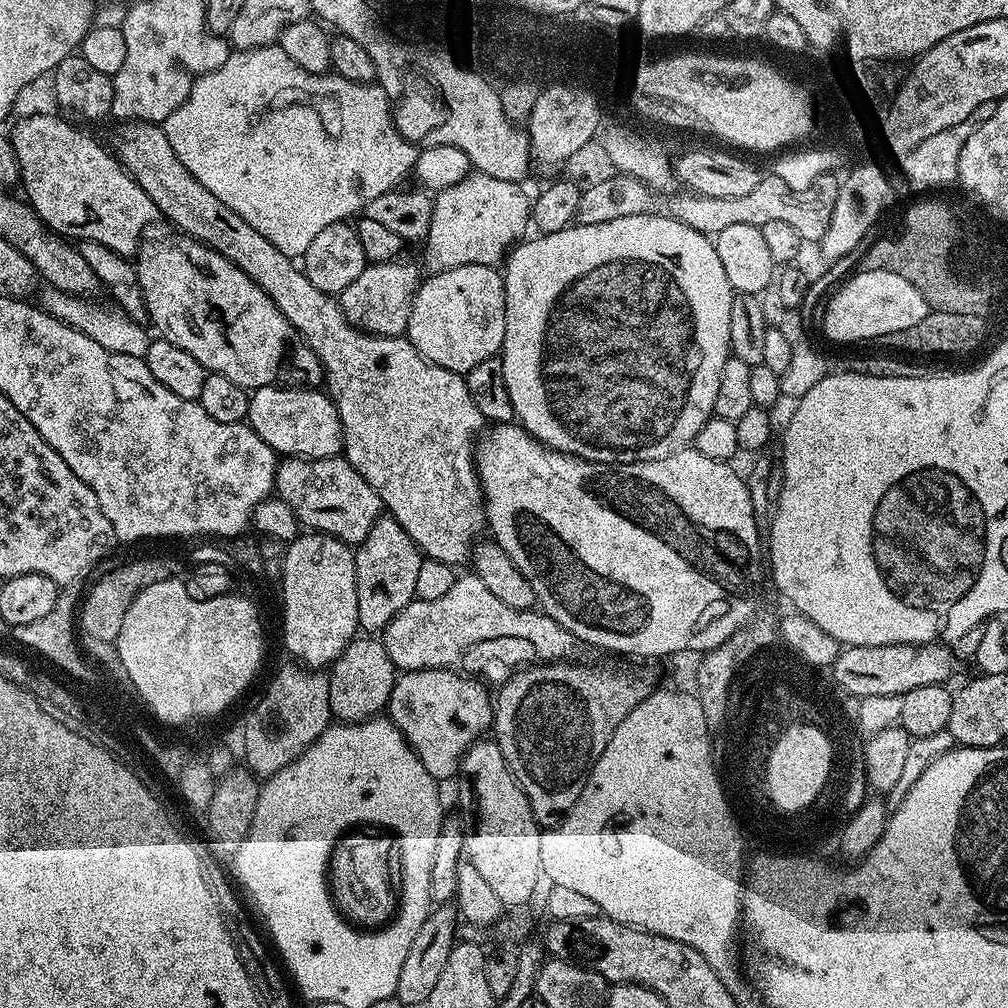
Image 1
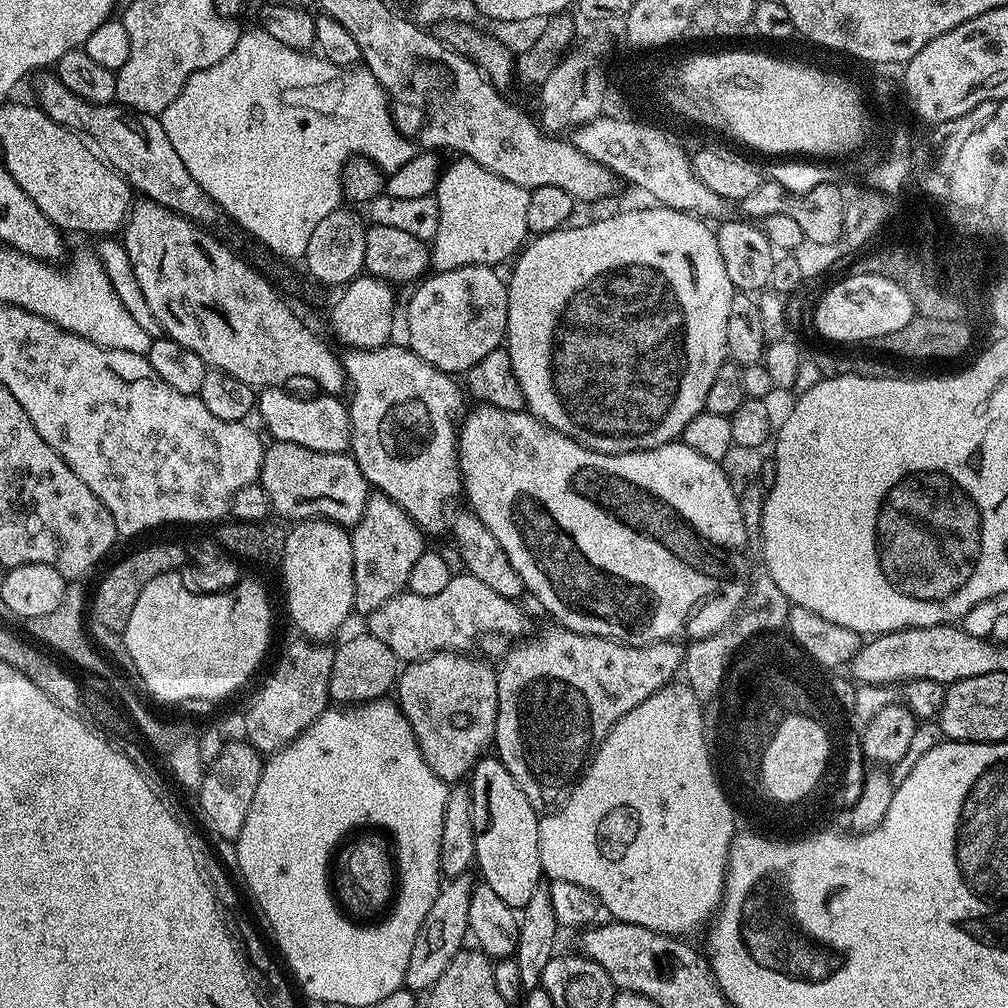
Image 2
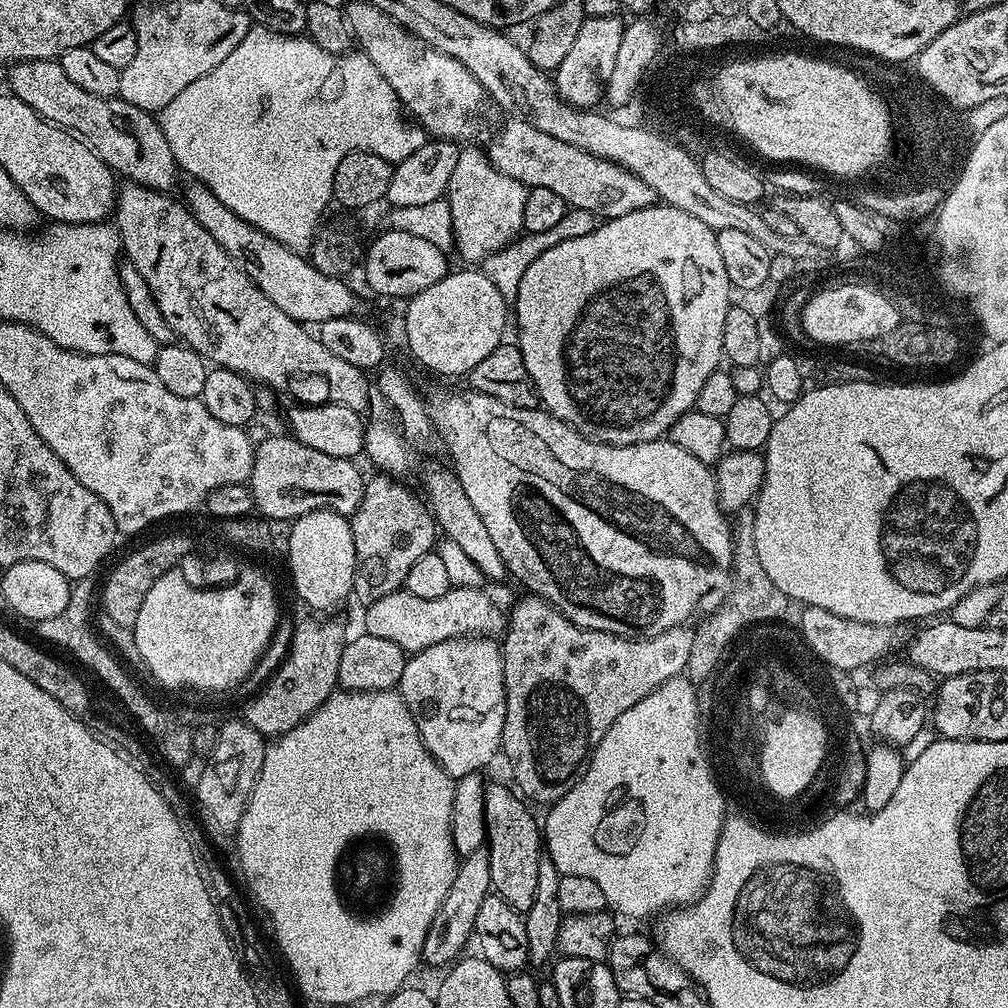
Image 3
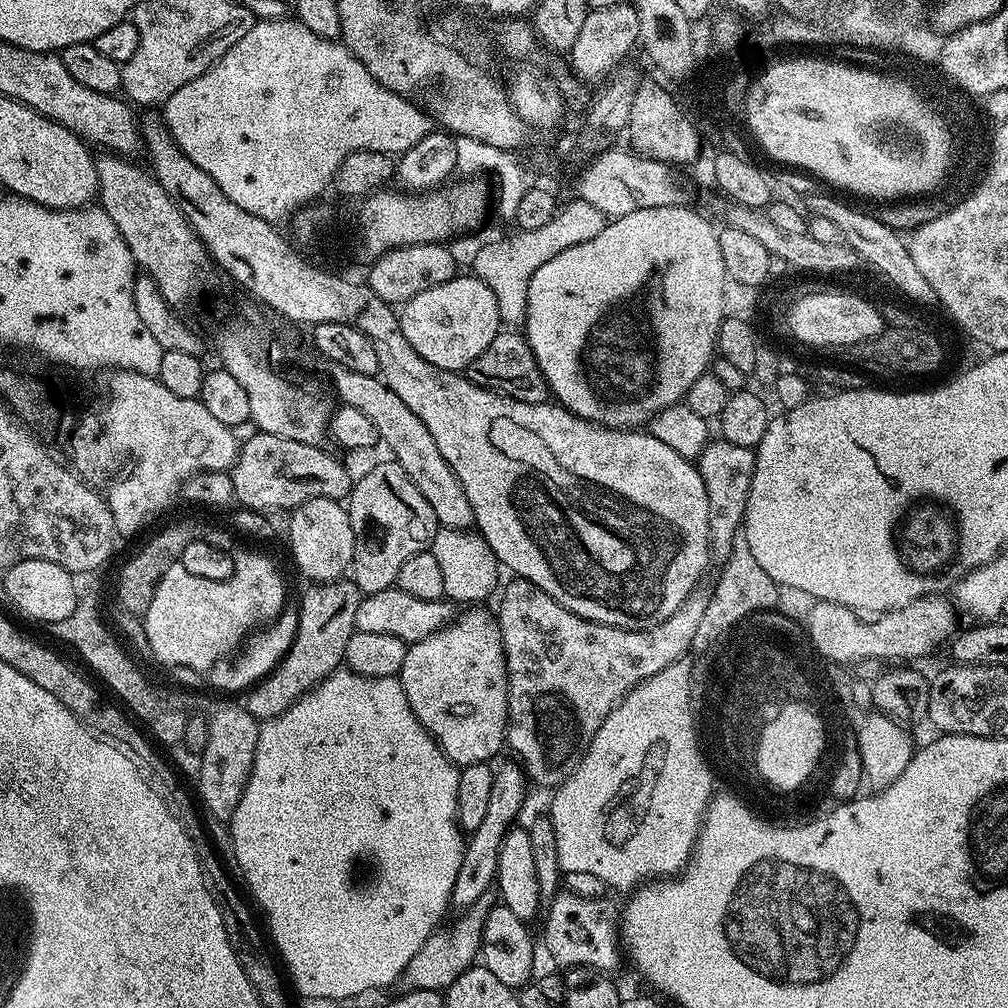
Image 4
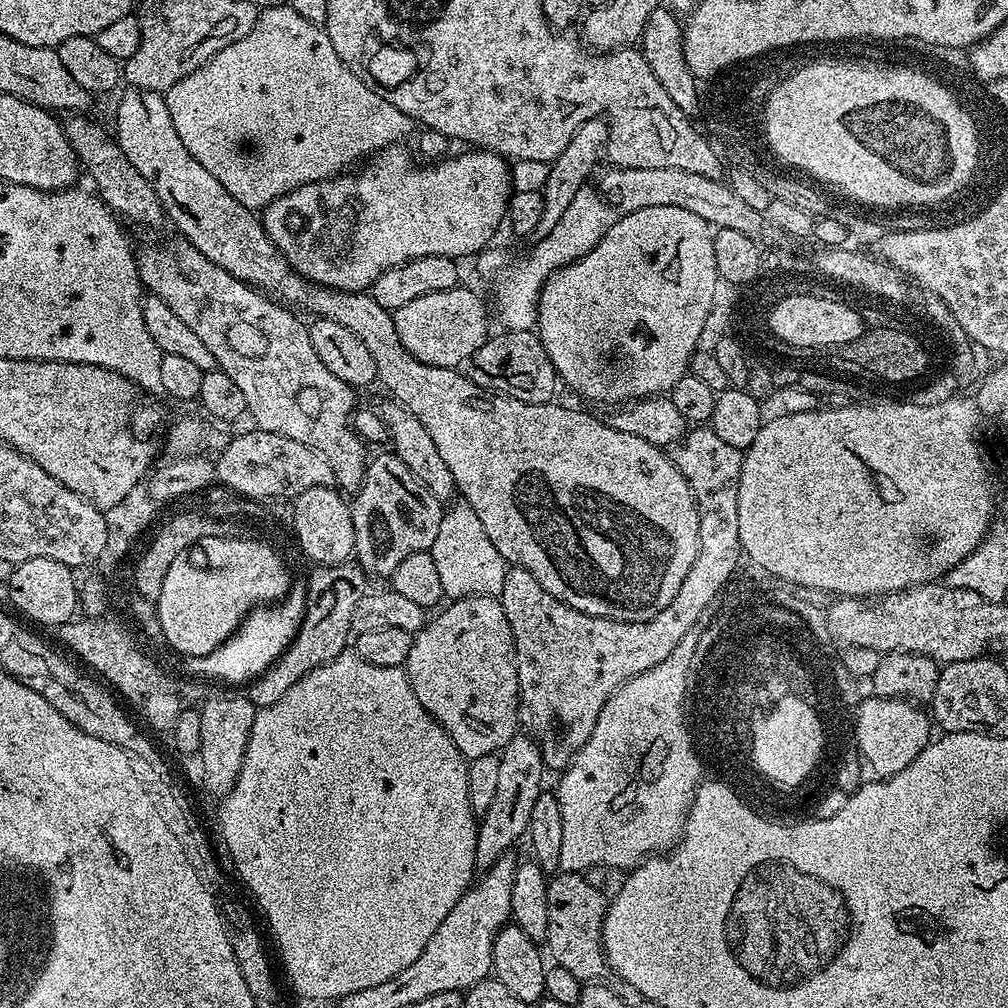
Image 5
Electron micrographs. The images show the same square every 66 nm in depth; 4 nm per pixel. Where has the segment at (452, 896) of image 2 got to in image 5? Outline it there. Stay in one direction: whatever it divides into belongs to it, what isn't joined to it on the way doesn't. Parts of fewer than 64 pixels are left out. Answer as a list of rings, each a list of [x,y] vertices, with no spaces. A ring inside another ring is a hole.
[[[518,734],[505,748],[500,749],[498,762],[498,787],[490,802],[490,810],[482,814],[476,830],[476,867],[489,868],[509,851],[508,847],[528,830],[531,811],[545,787],[544,755],[536,741],[527,734]]]

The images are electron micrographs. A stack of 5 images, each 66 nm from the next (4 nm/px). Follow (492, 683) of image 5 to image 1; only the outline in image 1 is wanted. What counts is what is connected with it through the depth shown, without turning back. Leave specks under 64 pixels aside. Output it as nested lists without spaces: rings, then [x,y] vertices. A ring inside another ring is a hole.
[[[427,668],[397,675],[387,715],[437,782],[445,782],[451,776],[453,779],[468,747],[493,727],[494,700],[487,691],[481,681],[450,668]]]

